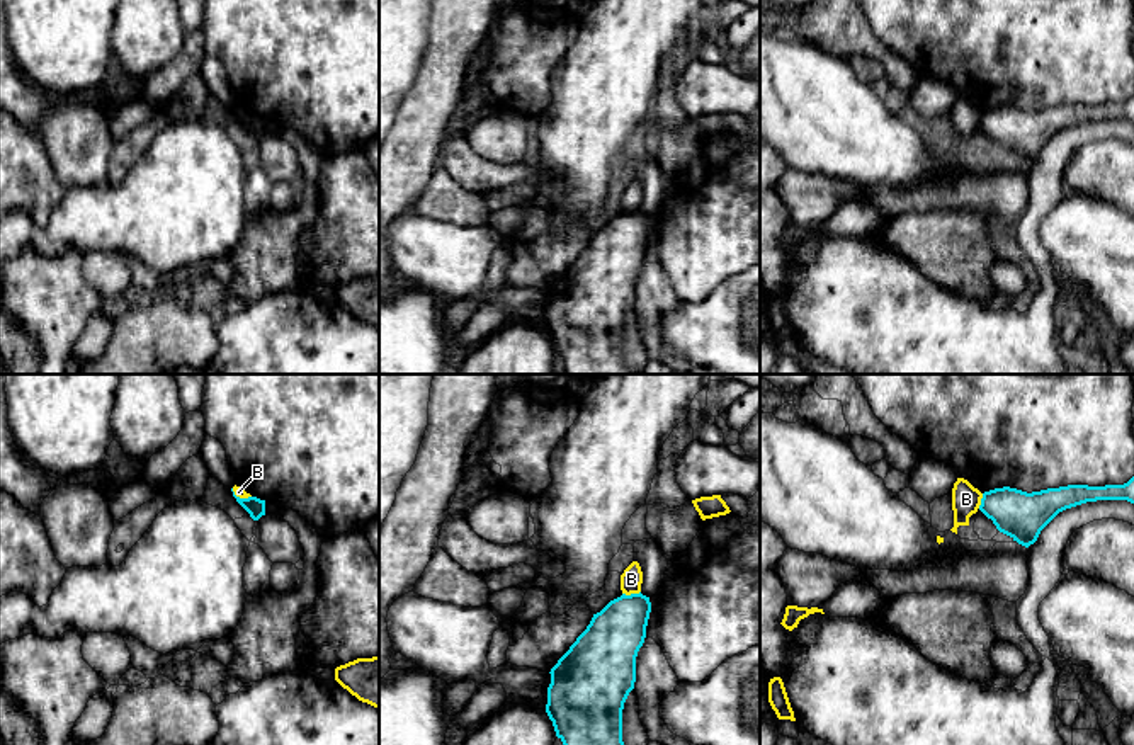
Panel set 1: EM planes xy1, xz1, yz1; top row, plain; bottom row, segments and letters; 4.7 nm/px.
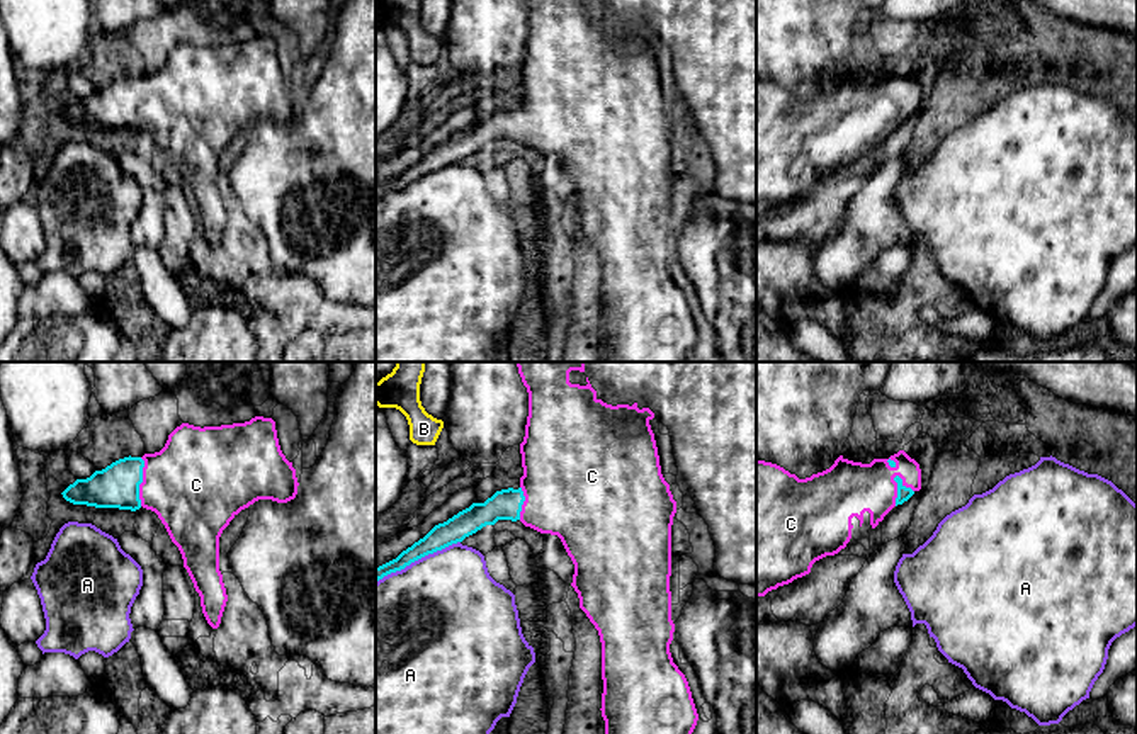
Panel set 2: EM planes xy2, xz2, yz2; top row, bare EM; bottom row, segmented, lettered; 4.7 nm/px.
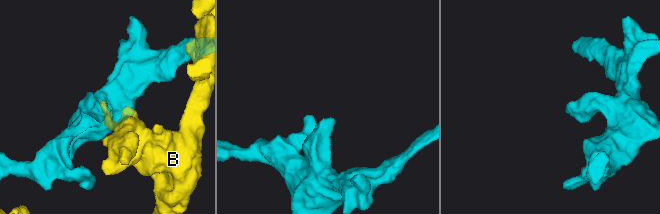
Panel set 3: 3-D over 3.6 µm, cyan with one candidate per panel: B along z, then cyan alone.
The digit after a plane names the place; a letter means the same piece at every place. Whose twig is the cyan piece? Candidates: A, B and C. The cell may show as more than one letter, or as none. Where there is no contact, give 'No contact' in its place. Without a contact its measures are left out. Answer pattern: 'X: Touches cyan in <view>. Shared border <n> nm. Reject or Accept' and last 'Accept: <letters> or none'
A: Touches cyan in xz2. Shared border 440 nm. Reject
B: Touches cyan in xz1. Shared border 90 nm. Reject
C: Touches cyan in yz2. Shared border 150 nm. Accept
Accept: C

